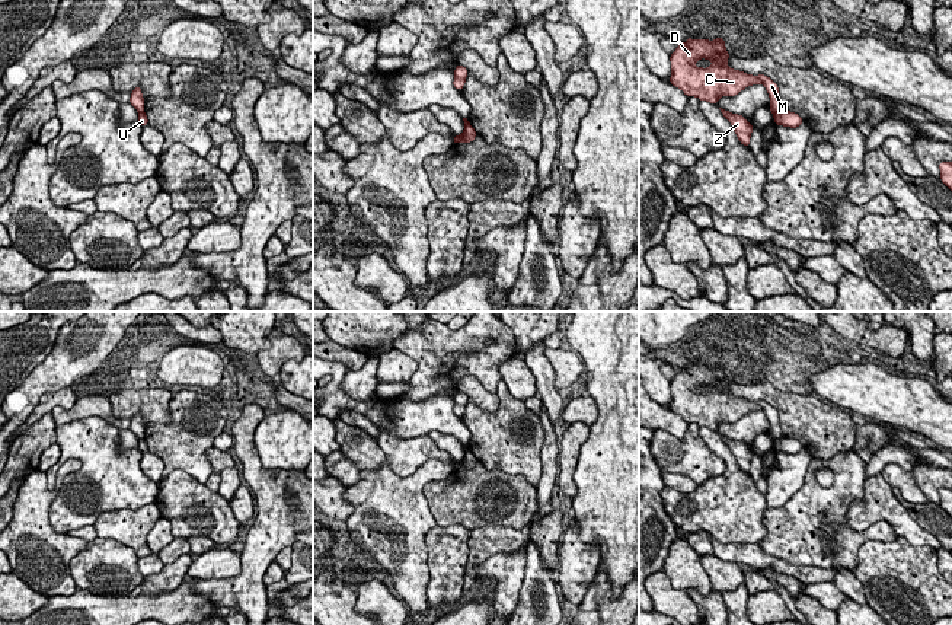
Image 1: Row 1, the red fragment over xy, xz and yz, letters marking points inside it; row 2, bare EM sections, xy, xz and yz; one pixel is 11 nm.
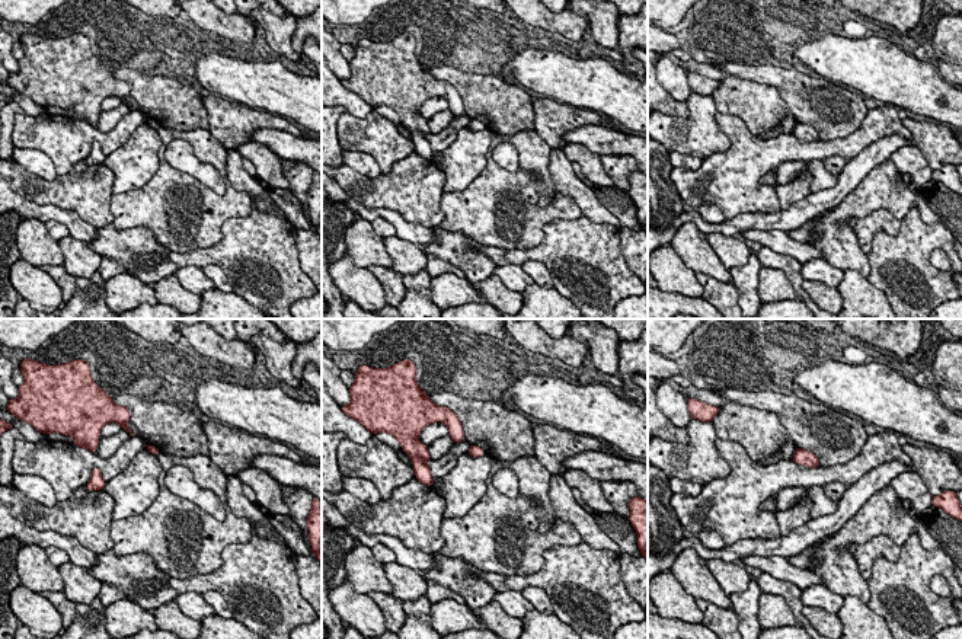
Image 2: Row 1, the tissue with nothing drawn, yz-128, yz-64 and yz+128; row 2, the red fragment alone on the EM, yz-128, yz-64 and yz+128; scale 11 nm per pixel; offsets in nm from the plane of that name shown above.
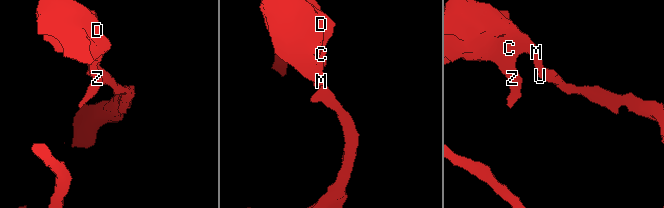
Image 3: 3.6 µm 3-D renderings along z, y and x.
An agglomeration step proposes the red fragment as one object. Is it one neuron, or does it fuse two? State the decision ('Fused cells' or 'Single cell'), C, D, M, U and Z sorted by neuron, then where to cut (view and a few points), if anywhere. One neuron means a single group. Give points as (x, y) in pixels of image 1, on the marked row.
Fused cells. Groups: C D M Z / U. Split along yz (780, 108), (773, 115)

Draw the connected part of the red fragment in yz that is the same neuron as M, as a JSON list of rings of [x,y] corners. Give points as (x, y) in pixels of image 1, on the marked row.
[[[725,38],[691,39],[678,44],[670,55],[673,74],[670,83],[700,101],[718,103],[721,96],[735,96],[751,84],[763,84],[770,96],[770,111],[774,115],[782,109],[779,86],[767,76],[751,76],[732,70],[726,60],[731,55],[725,48]]]

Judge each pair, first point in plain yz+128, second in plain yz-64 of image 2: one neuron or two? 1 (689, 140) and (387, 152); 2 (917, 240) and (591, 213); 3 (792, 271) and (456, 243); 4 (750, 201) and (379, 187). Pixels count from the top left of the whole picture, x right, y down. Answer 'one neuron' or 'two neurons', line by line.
1: one neuron
2: two neurons
3: two neurons
4: one neuron

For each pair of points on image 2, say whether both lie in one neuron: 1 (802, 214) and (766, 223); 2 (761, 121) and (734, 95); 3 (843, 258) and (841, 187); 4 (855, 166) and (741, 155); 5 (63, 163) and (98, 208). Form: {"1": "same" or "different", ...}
{"1": "same", "2": "same", "3": "different", "4": "different", "5": "different"}

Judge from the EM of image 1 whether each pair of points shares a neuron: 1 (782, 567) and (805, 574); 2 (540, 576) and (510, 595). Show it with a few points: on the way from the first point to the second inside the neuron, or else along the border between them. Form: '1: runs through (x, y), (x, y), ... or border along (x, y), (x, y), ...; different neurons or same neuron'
1: runs through (788, 568), (799, 571); same neuron
2: border along (527, 554), (523, 584), (514, 609); different neurons

